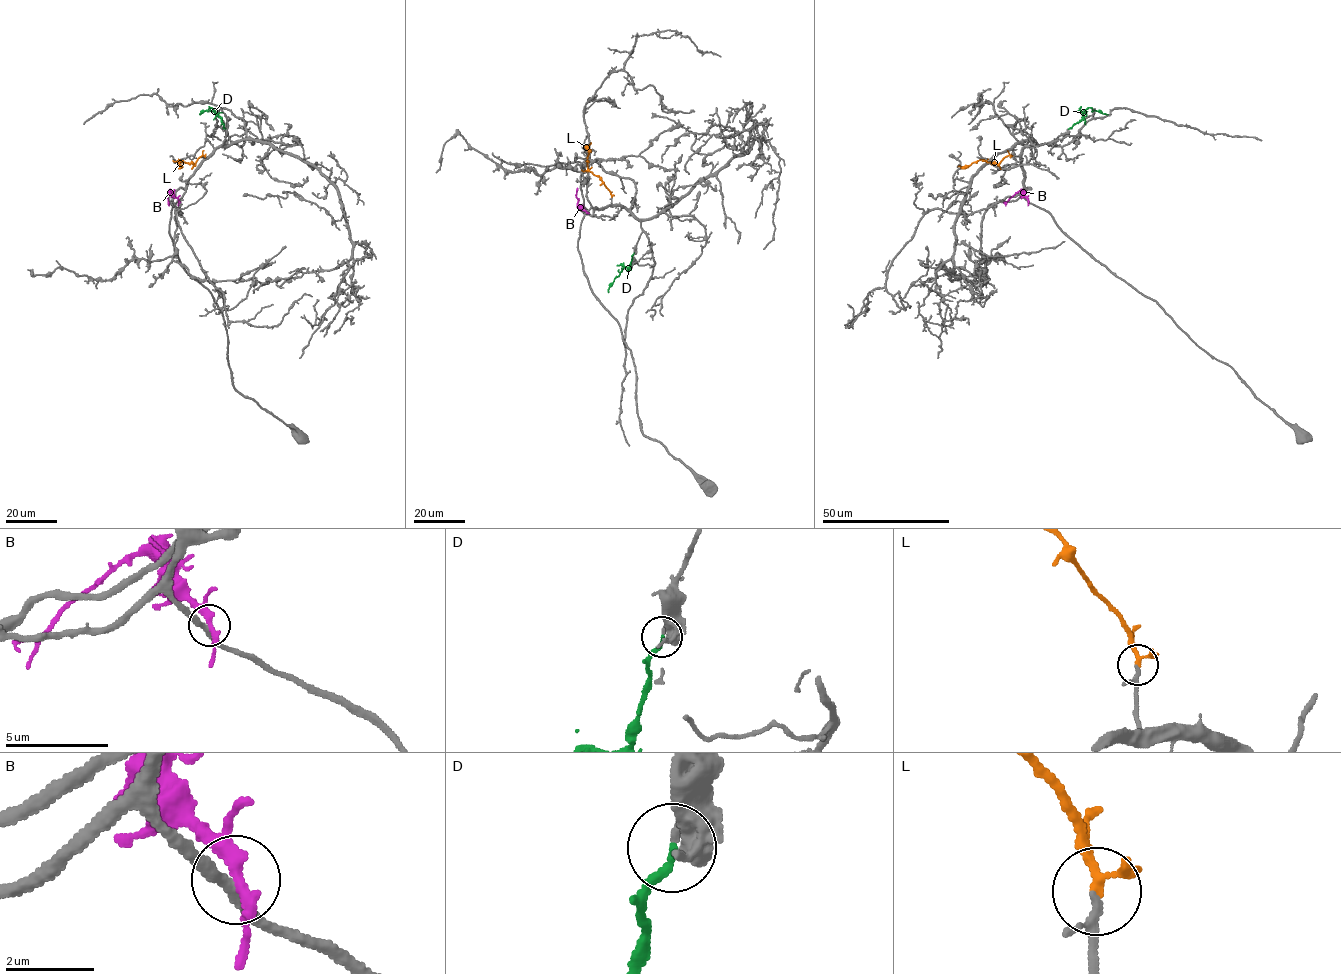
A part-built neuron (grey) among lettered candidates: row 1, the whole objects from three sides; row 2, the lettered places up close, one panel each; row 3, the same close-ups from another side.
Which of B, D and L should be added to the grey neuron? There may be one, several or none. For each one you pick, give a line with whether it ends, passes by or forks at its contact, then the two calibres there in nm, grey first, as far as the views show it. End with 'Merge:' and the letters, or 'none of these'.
D: it ends | 200/180 nm
L: it forks | 160/150 nm
Merge: D, L

